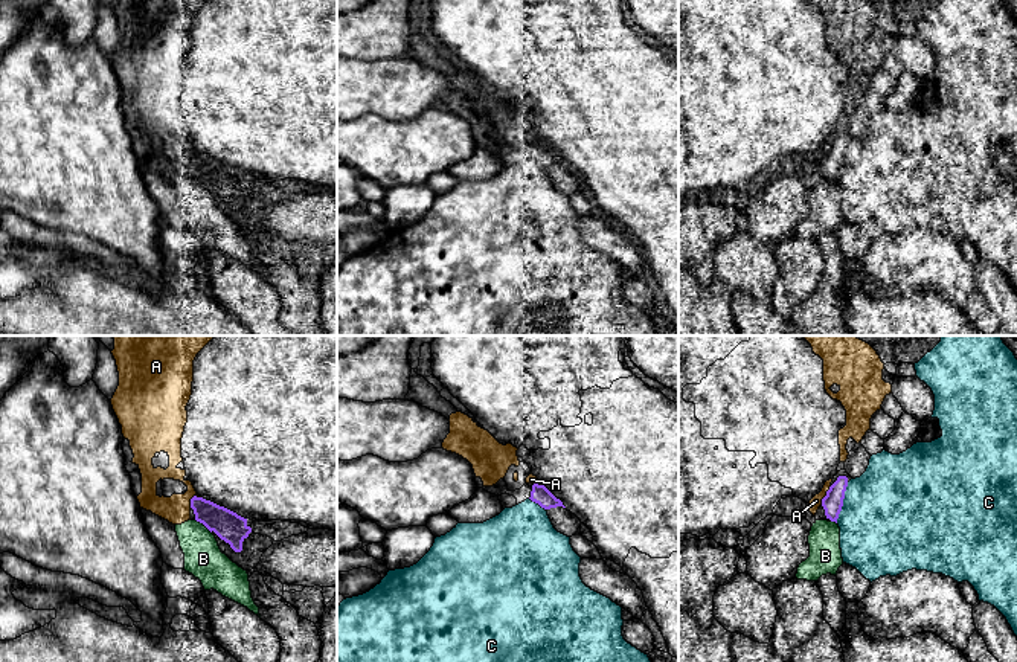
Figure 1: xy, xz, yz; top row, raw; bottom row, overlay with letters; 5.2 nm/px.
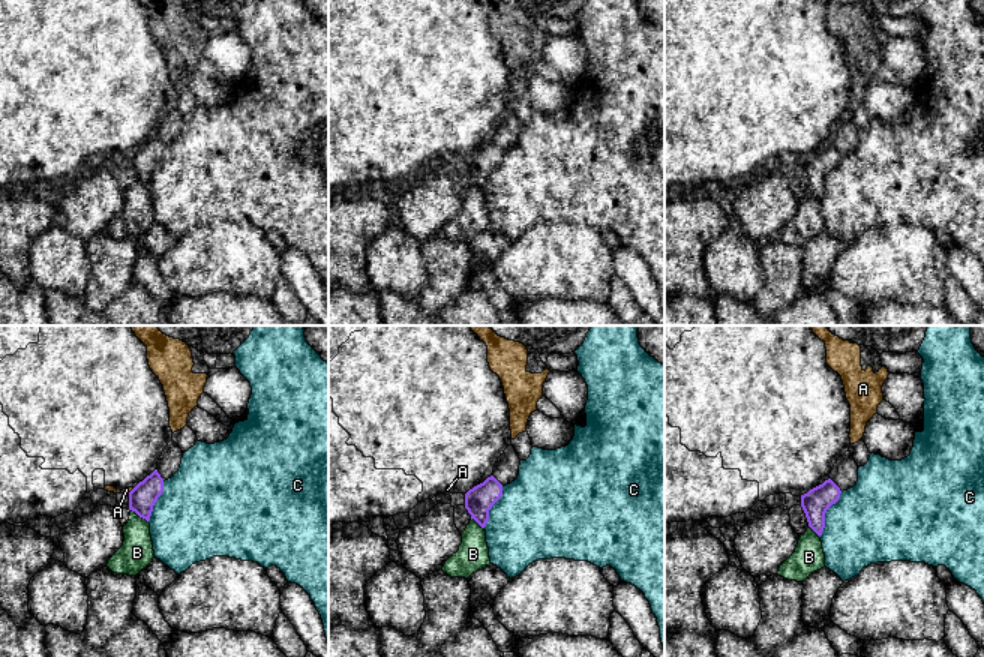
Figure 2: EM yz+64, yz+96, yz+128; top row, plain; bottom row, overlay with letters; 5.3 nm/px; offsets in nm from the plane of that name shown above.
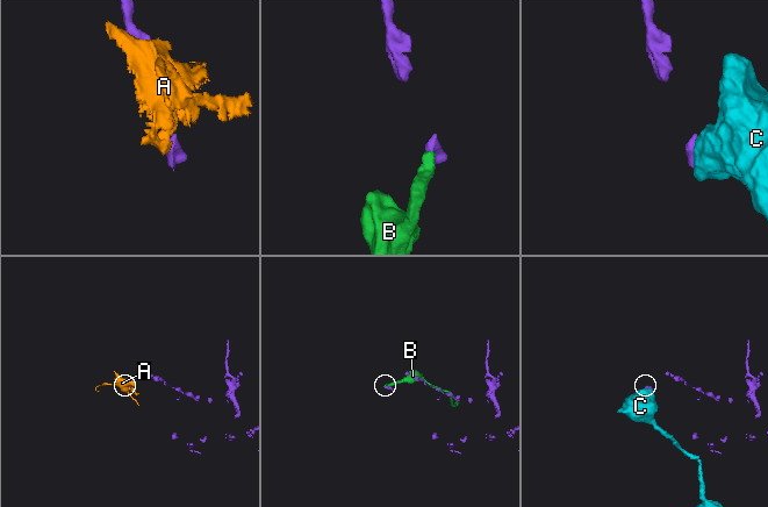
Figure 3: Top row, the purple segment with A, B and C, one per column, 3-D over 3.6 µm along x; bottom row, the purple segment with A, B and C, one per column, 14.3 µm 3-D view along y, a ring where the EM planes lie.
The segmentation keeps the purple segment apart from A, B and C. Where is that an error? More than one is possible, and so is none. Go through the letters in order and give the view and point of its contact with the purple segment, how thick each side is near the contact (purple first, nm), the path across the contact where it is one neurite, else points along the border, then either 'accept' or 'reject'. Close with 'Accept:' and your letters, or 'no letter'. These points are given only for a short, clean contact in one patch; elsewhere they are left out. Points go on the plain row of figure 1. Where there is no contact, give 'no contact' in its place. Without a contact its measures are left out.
A: yz (827, 153) | 110/60 nm | reject
B: xy (203, 182) | 160/200 nm | reject
C: yz (842, 160) | 110/480 nm | reject
Accept: no letter

